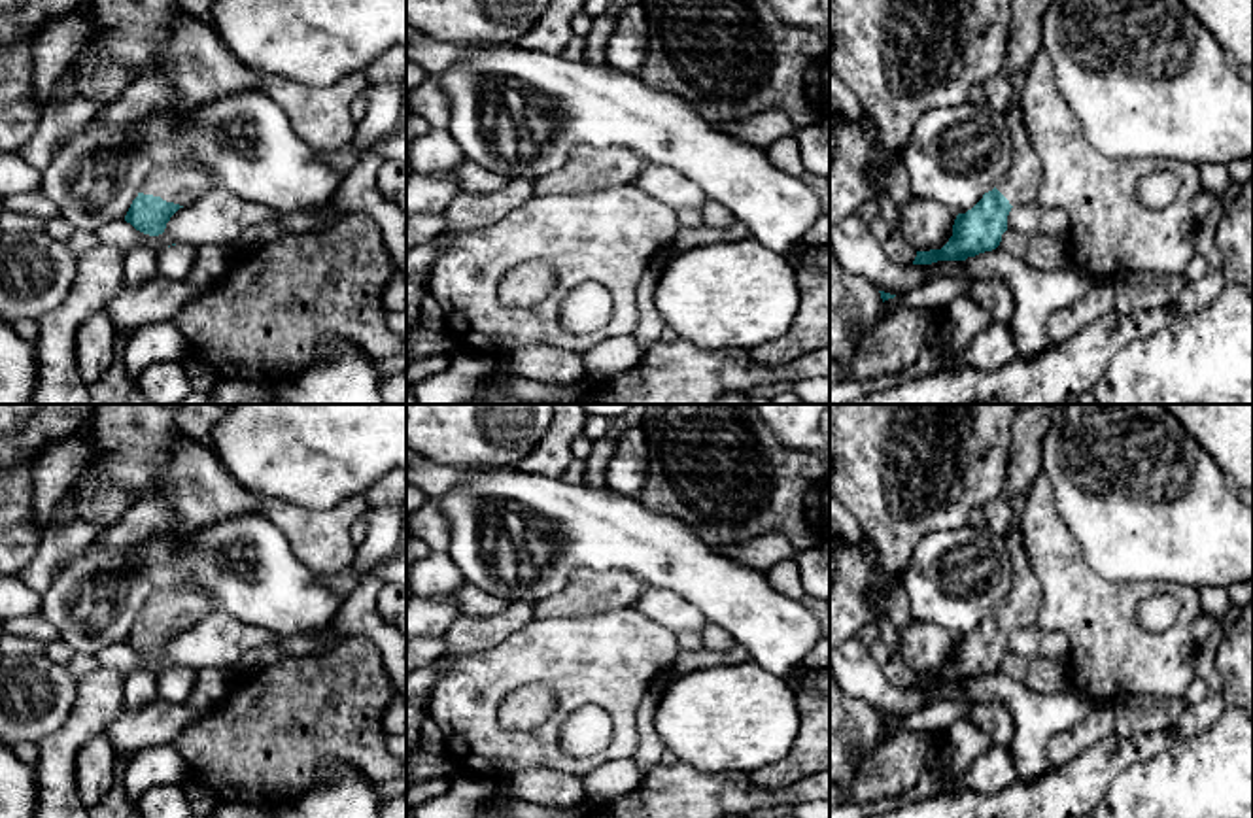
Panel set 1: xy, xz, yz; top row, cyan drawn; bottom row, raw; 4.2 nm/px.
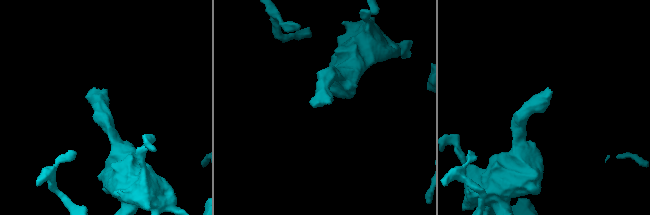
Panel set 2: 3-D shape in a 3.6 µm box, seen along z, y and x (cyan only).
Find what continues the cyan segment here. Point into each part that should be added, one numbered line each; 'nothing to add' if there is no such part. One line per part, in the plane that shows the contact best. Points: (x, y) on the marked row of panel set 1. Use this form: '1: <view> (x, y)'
1: xy (184, 186)

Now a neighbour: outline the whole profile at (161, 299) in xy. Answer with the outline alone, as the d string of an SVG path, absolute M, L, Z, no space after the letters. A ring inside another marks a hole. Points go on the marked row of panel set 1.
M155 276L140 287L123 287L110 298L106 314L117 327L138 329L149 323L172 321L185 306L208 295L212 287L193 285L187 278Z

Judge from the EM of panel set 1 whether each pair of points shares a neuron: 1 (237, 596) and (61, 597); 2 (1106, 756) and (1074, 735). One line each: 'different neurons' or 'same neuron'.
1: same neuron
2: different neurons

